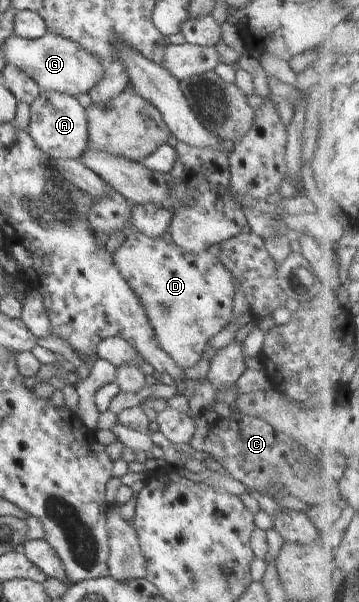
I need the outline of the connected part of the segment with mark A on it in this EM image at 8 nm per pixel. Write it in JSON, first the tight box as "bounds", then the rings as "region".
{"bounds":[26,91,89,160],"region":[[[43,91],[30,105],[30,123],[26,131],[52,160],[78,159],[89,149],[88,123],[85,108],[76,97],[58,91]]]}

